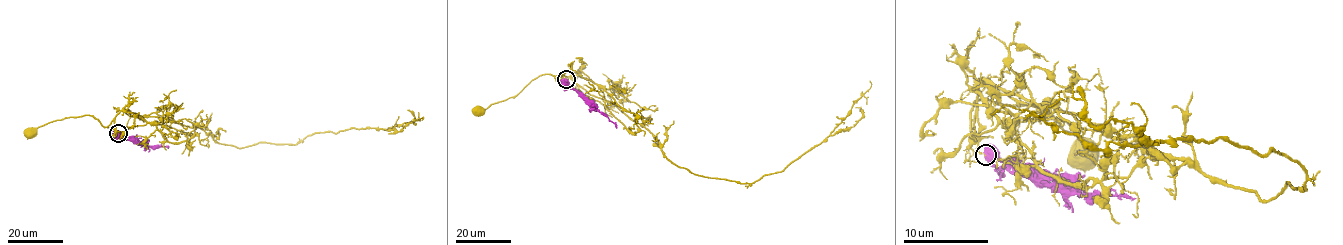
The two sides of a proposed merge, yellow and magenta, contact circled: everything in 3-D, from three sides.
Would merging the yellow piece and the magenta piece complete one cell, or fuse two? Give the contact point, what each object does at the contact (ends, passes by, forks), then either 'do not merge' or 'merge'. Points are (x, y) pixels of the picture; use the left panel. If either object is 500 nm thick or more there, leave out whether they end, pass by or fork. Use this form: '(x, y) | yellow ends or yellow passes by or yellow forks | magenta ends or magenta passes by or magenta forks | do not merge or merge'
(118, 133) | do not merge

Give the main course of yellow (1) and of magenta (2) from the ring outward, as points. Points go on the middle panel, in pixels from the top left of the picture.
1: (565, 79), (550, 74), (537, 76), (515, 95), (480, 111)
2: (565, 79), (567, 84), (616, 128)

